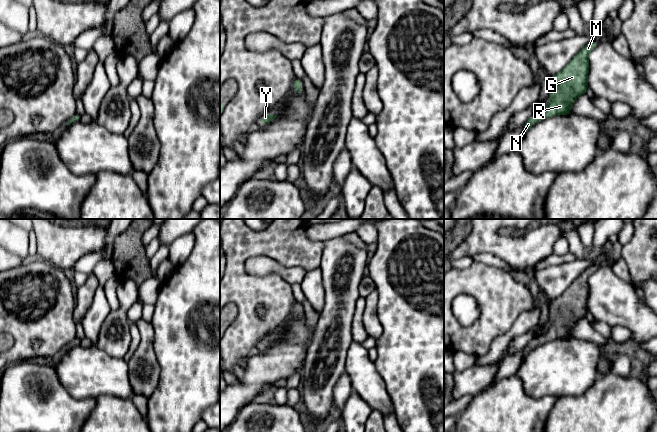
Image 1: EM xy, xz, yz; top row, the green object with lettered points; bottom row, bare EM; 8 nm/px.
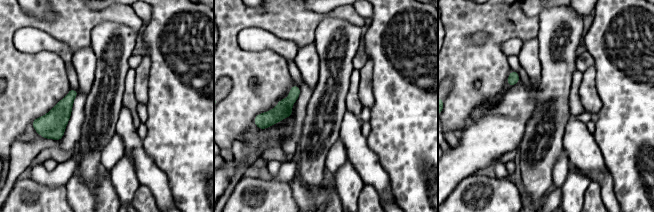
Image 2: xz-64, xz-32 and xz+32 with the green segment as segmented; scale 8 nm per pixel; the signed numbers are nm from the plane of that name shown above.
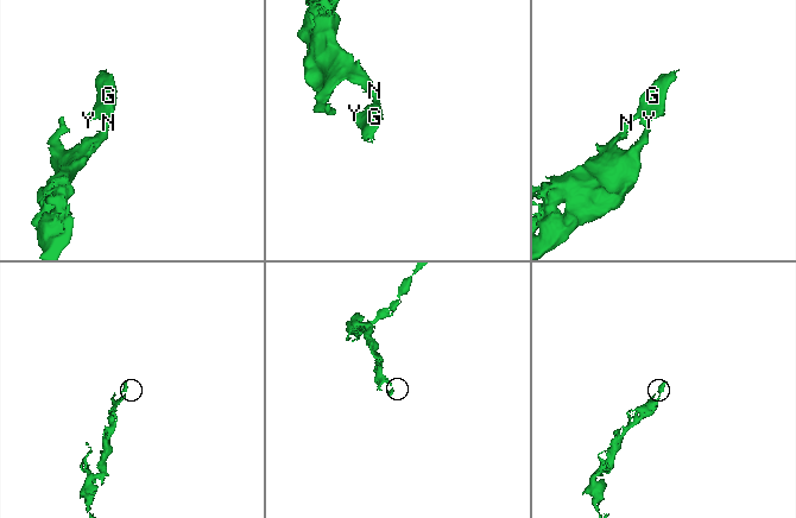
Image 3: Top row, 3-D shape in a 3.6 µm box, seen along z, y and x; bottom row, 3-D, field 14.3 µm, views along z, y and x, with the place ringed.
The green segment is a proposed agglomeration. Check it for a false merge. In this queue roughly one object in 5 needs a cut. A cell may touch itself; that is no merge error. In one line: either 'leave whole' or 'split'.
leave whole

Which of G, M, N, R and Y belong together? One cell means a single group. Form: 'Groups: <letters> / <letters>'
Groups: G M N R Y

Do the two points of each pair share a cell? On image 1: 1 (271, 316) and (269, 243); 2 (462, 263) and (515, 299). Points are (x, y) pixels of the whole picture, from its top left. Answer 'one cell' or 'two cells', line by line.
1: one cell
2: two cells

